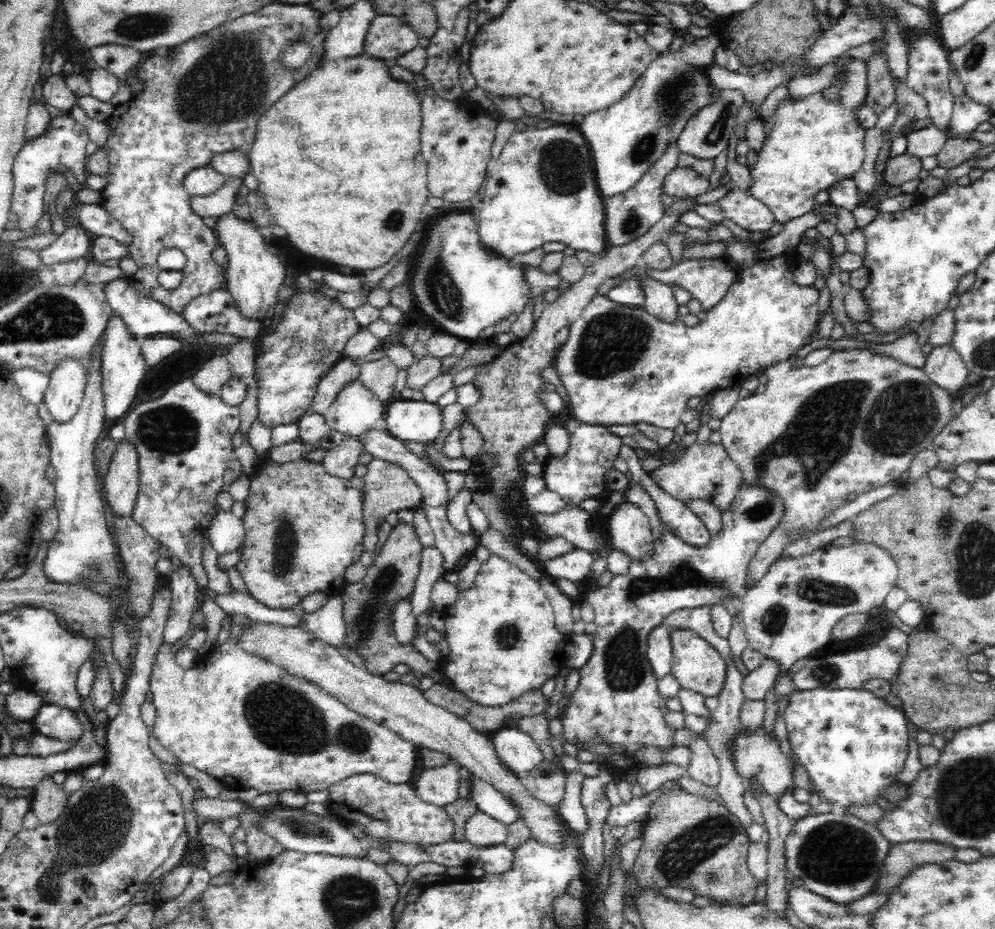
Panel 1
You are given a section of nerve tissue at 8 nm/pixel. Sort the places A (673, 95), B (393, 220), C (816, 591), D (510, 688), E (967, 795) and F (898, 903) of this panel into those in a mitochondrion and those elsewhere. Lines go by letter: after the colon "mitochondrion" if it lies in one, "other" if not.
A: mitochondrion
B: mitochondrion
C: mitochondrion
D: other
E: mitochondrion
F: other

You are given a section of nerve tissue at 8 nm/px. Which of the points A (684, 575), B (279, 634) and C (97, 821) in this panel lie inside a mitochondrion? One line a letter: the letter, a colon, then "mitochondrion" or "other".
A: mitochondrion
B: other
C: mitochondrion

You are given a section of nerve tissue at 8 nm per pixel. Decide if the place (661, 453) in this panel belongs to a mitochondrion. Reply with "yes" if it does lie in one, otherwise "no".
no

